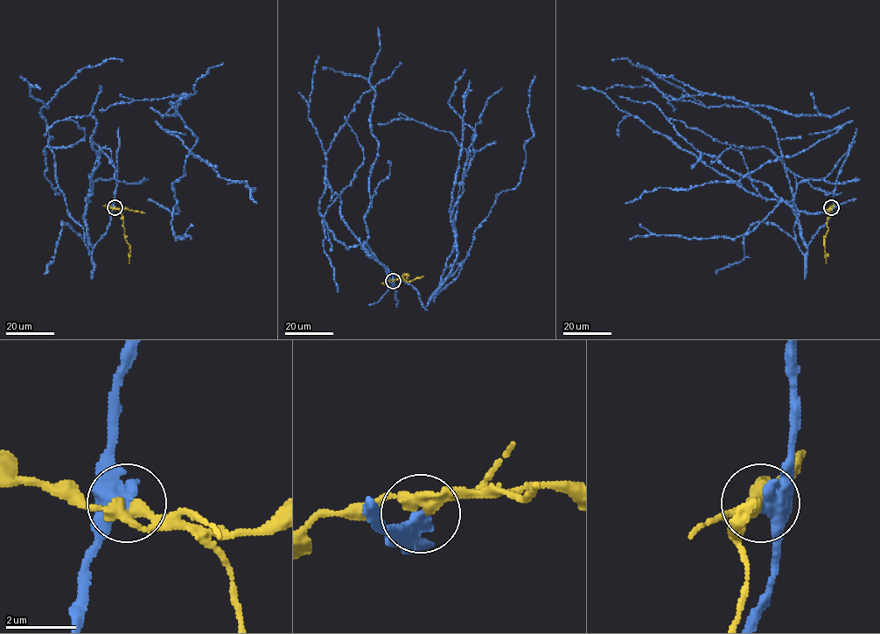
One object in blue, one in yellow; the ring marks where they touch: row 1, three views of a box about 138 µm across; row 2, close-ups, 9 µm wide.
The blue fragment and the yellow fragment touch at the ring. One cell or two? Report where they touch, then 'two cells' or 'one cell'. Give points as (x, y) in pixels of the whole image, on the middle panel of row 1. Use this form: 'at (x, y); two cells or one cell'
at (393, 281); two cells

